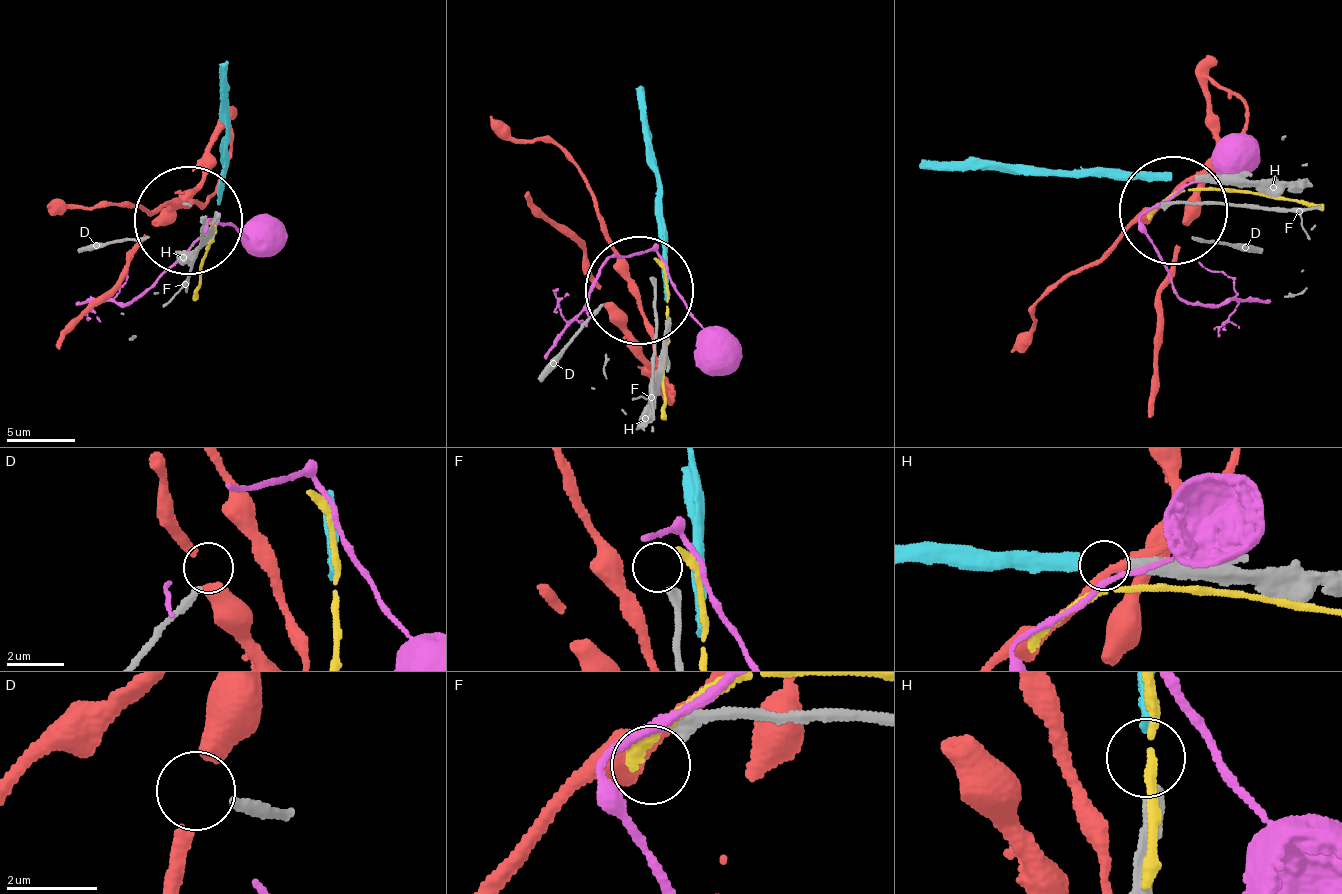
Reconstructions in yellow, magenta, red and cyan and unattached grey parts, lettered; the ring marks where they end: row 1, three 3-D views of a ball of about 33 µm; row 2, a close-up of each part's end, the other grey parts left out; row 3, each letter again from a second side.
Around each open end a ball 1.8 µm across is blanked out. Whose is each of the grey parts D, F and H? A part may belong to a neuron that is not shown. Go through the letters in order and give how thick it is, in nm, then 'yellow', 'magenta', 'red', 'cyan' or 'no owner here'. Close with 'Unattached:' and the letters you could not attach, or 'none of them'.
D: 240 nm thick; no owner here
F: 320 nm thick; yellow
H: 400 nm thick; cyan
Unattached: D

